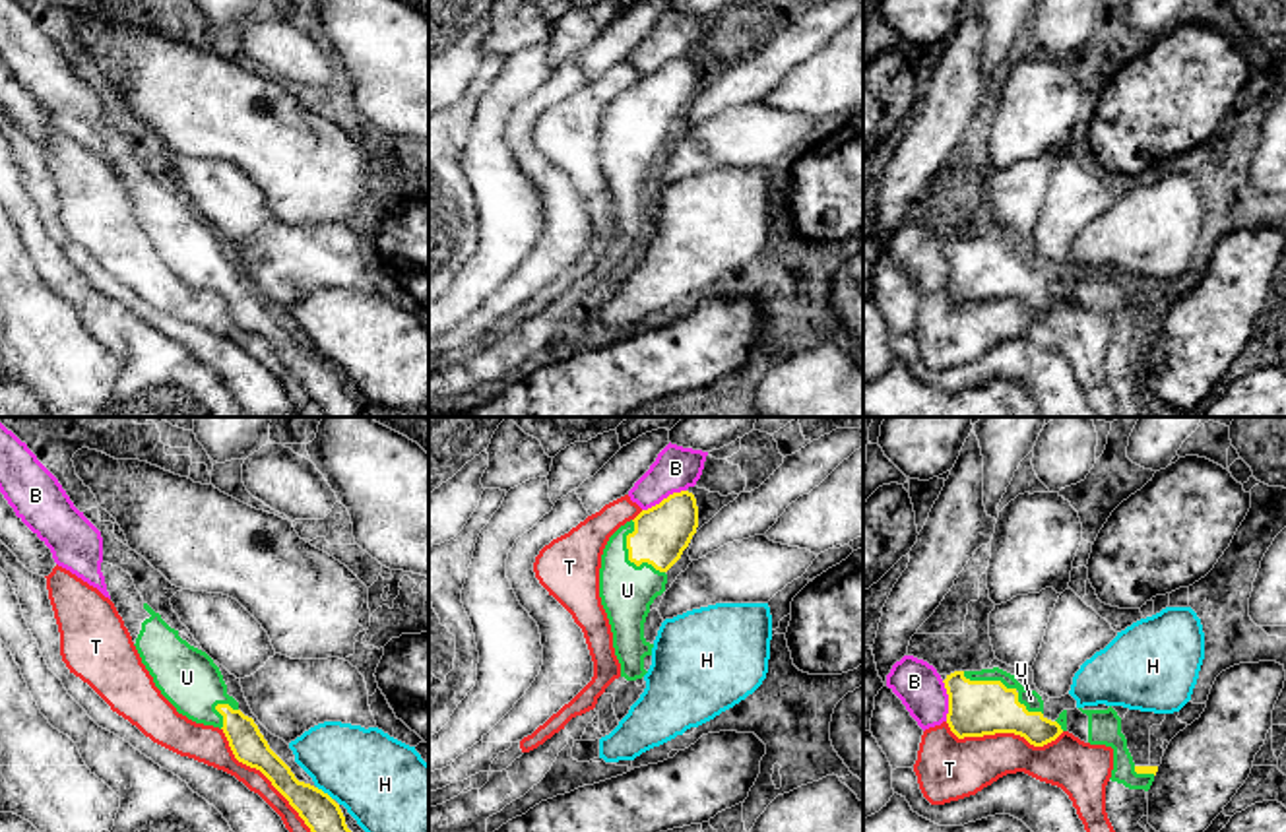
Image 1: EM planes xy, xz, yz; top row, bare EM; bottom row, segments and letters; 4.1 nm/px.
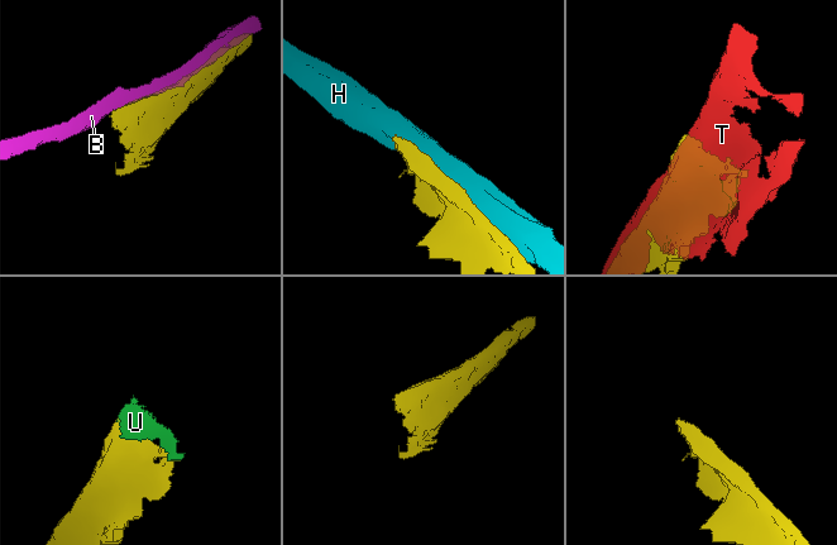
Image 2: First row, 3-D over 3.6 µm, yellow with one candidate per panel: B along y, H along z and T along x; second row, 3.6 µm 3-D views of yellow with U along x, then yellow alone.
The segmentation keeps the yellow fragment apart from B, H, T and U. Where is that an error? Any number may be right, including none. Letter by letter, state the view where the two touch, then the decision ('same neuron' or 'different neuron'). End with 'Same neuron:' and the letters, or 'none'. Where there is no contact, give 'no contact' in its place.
B: xz | different neuron
H: xy | different neuron
T: yz | different neuron
U: xz | same neuron
Same neuron: U

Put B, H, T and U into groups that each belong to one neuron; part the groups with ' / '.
B / H / T / U

